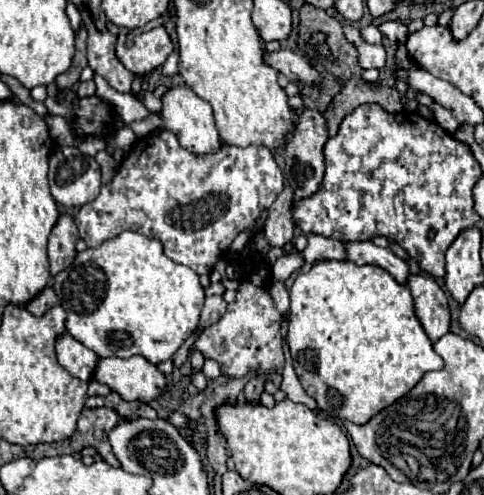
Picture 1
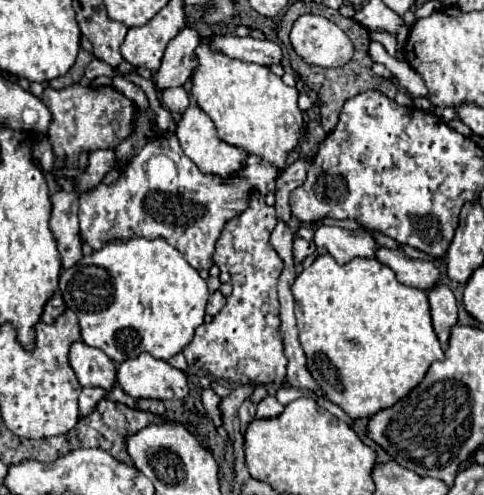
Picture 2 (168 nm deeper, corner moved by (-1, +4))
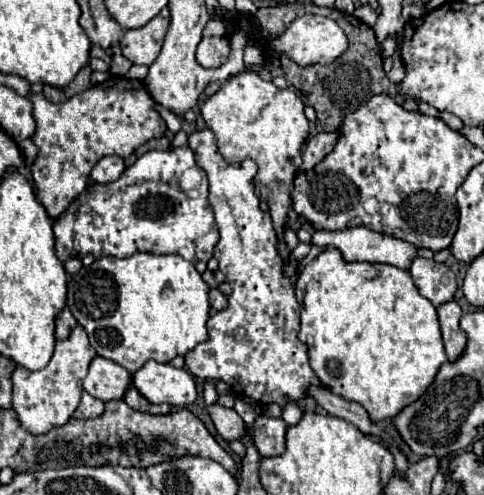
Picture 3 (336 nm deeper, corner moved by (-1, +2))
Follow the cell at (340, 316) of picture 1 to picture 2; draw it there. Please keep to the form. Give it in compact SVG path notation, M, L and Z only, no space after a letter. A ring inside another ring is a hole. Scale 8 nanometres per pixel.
M321 254L295 278L291 290L295 296L299 340L307 354L307 368L321 384L327 398L339 404L351 418L371 418L379 410L393 406L425 378L435 360L445 358L431 324L427 294L401 284L395 272L375 258L355 258L341 266L331 254Z

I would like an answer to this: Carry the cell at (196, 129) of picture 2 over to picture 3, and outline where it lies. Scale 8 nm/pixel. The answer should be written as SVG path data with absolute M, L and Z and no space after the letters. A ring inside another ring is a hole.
M209 128L191 132L189 148L209 180L209 202L221 232L215 258L233 292L229 306L207 320L209 340L197 344L185 356L185 366L193 376L201 380L223 380L231 388L239 388L235 390L237 394L245 392L259 404L277 402L285 406L287 400L299 400L307 384L319 384L319 380L309 366L307 346L297 338L299 304L293 282L283 278L283 262L275 248L277 238L271 216L259 208L253 186L257 164L253 160L243 160L239 166L229 164L219 154L215 134Z

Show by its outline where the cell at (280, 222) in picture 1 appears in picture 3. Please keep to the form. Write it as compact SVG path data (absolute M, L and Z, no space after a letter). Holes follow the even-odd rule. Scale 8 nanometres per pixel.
M321 132L321 134L313 136L303 150L303 164L297 174L313 170L313 166L319 164L323 160L323 156L327 156L327 152L331 152L331 148L335 146L335 140L337 140L337 132L329 132L329 134Z

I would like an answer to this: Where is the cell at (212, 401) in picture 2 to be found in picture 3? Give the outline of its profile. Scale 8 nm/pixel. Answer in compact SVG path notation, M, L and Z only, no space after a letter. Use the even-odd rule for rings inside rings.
M215 402L215 404L207 406L207 410L209 410L209 416L223 440L229 442L229 440L239 440L243 436L245 422L233 408L225 408Z

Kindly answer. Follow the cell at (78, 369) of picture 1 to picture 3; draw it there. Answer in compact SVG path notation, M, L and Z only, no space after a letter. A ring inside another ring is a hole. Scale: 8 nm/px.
M95 356L91 360L89 372L83 380L83 388L91 396L95 396L103 402L121 400L123 392L129 388L129 384L131 384L131 374L123 366L115 364L113 360L107 360L103 356Z

